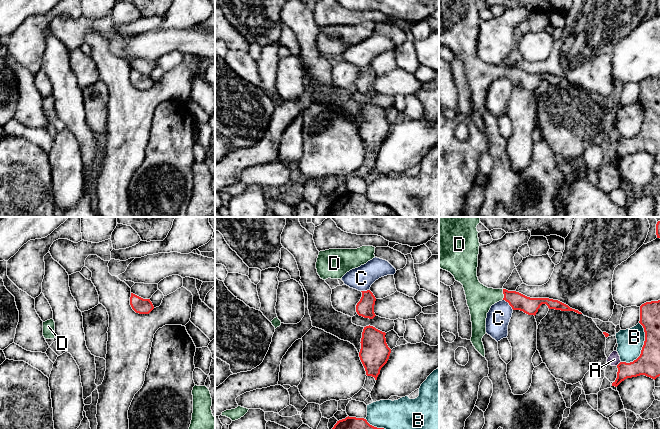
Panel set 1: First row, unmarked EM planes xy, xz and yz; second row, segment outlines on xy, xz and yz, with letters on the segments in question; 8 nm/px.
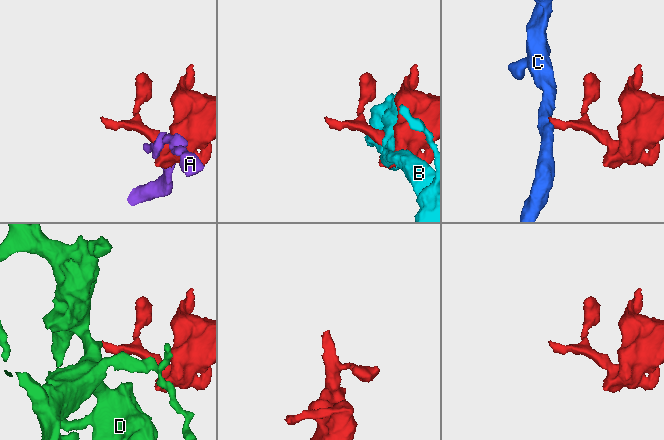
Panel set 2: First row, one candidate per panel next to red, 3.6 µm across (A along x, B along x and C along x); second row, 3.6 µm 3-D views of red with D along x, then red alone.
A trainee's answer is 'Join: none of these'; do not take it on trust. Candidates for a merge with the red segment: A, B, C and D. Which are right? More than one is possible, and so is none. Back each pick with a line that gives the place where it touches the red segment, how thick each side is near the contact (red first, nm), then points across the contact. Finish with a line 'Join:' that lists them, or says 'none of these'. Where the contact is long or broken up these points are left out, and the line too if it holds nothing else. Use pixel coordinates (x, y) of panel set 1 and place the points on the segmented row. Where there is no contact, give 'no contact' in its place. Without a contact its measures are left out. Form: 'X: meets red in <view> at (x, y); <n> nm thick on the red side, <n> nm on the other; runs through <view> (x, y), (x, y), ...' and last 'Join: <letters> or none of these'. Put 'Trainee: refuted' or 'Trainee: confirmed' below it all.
D: meets red in yz at (503, 293); 140 nm thick on the red side, 220 nm on the other; runs through yz (518, 301), (503, 293), (480, 298)
Join: D
Trainee: refuted

